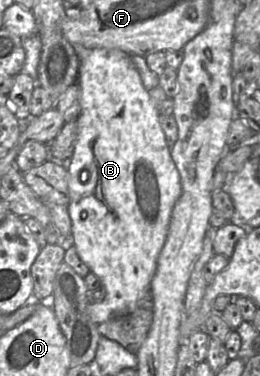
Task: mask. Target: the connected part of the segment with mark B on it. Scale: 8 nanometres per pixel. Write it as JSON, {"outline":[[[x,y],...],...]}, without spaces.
{"outline":[[[75,47],[79,57],[77,84],[80,87],[80,112],[77,116],[77,139],[73,154],[67,163],[69,204],[68,213],[71,219],[71,236],[80,259],[88,266],[102,282],[106,296],[102,302],[89,302],[88,312],[93,322],[103,323],[117,315],[126,315],[139,307],[139,301],[150,289],[160,251],[168,233],[171,213],[176,201],[182,193],[182,186],[178,169],[171,157],[165,134],[159,121],[159,111],[141,80],[139,72],[131,61],[131,55],[112,48]]]}

